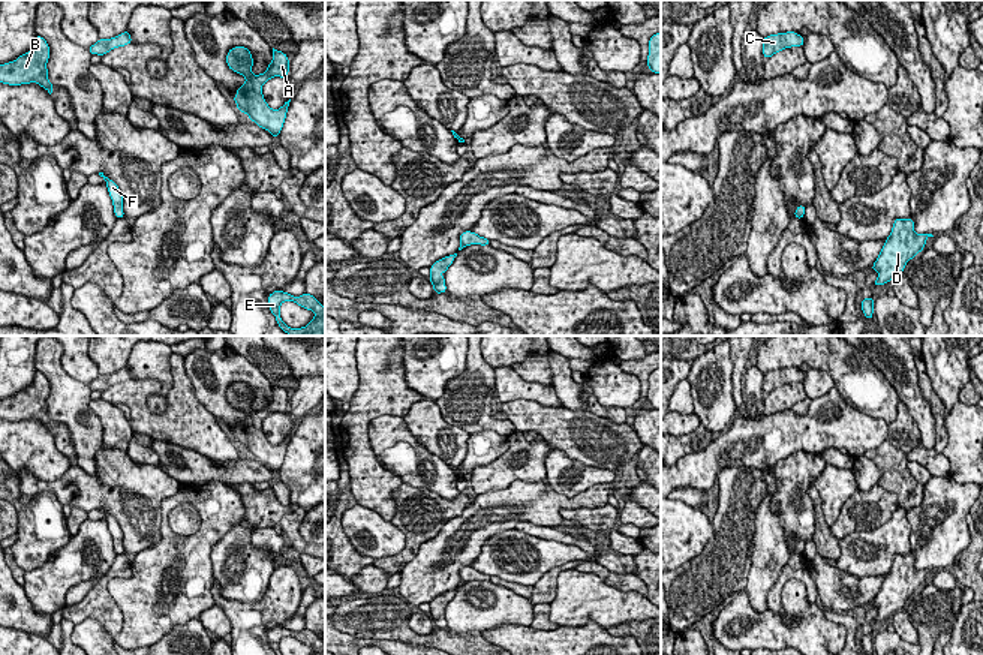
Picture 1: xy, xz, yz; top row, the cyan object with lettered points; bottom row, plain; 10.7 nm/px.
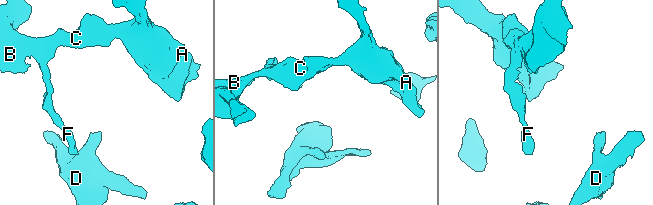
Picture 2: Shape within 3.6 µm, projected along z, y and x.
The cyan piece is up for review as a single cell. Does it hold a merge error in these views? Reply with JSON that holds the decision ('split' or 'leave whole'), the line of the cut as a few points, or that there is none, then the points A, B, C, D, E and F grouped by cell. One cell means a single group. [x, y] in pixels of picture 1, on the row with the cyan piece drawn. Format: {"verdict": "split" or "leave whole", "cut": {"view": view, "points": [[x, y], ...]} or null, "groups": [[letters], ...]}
{"verdict": "leave whole", "cut": null, "groups": [["A", "B", "C", "D", "E", "F"]]}

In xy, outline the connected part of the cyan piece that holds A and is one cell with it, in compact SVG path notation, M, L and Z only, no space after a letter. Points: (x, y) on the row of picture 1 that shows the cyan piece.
M234 46L226 54L226 64L231 70L246 78L246 82L237 88L237 94L234 96L237 109L247 114L252 121L268 130L271 136L279 136L291 99L279 109L271 109L264 99L262 85L274 76L288 76L288 55L273 48L273 60L267 70L264 73L253 75L253 57L250 51L246 46Z

